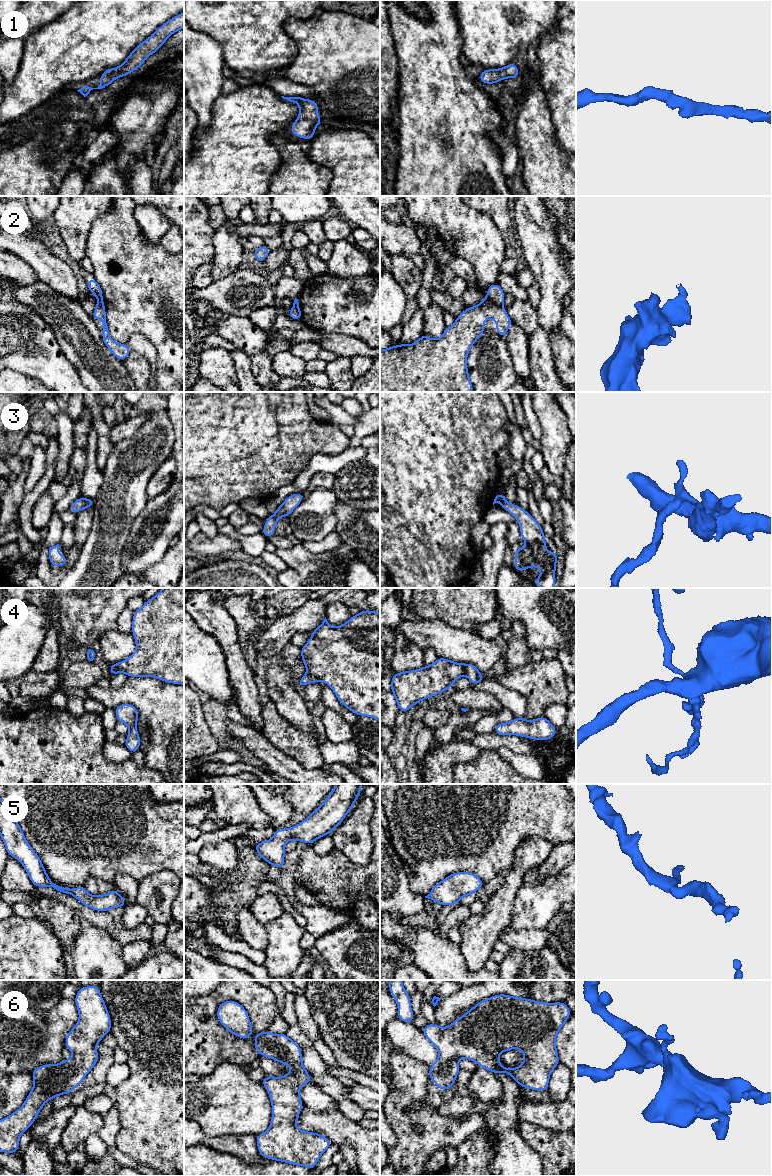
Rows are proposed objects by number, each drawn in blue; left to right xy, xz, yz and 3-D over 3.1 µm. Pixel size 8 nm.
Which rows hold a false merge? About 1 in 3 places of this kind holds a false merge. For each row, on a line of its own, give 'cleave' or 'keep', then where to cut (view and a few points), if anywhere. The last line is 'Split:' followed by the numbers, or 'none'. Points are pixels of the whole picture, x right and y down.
1: keep | no cut
2: cleave | yz (486, 297), (501, 306)
3: keep | no cut
4: cleave | xz (307, 672), (314, 675), (318, 680)
5: keep | no cut
6: keep | no cut
Split: 2, 4

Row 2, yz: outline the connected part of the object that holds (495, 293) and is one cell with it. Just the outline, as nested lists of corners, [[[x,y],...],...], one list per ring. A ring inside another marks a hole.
[[[498,283],[488,286],[486,298],[491,300],[495,305],[502,306],[504,303],[505,293]]]

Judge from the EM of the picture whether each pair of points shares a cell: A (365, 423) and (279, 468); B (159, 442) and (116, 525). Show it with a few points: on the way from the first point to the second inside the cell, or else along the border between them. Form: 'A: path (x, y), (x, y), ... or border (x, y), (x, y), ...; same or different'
A: border (350, 438), (348, 445); different
B: path (138, 463), (126, 475), (123, 495), (117, 504); same

